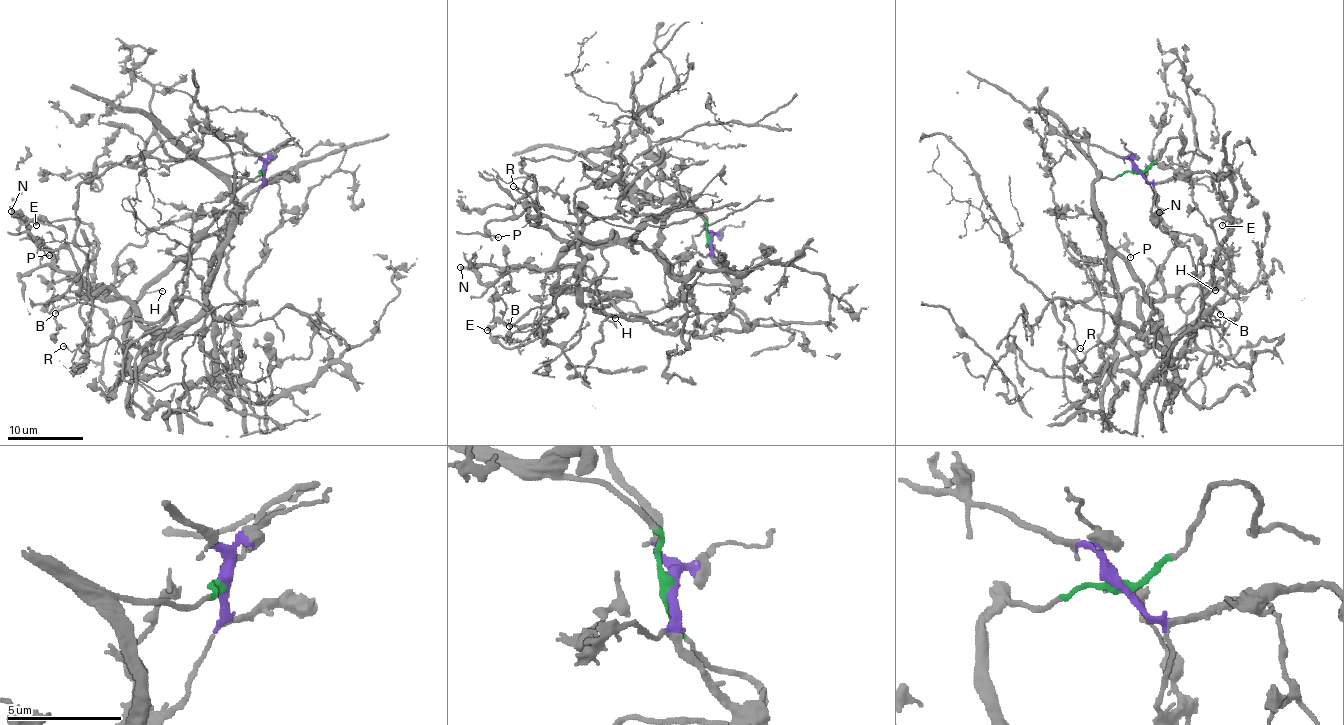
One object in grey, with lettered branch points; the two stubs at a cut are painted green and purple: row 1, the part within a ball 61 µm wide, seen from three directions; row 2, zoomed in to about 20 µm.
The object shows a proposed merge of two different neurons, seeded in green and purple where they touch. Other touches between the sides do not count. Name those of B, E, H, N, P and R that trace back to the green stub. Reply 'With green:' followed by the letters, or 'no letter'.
With green: B, E, N, P

